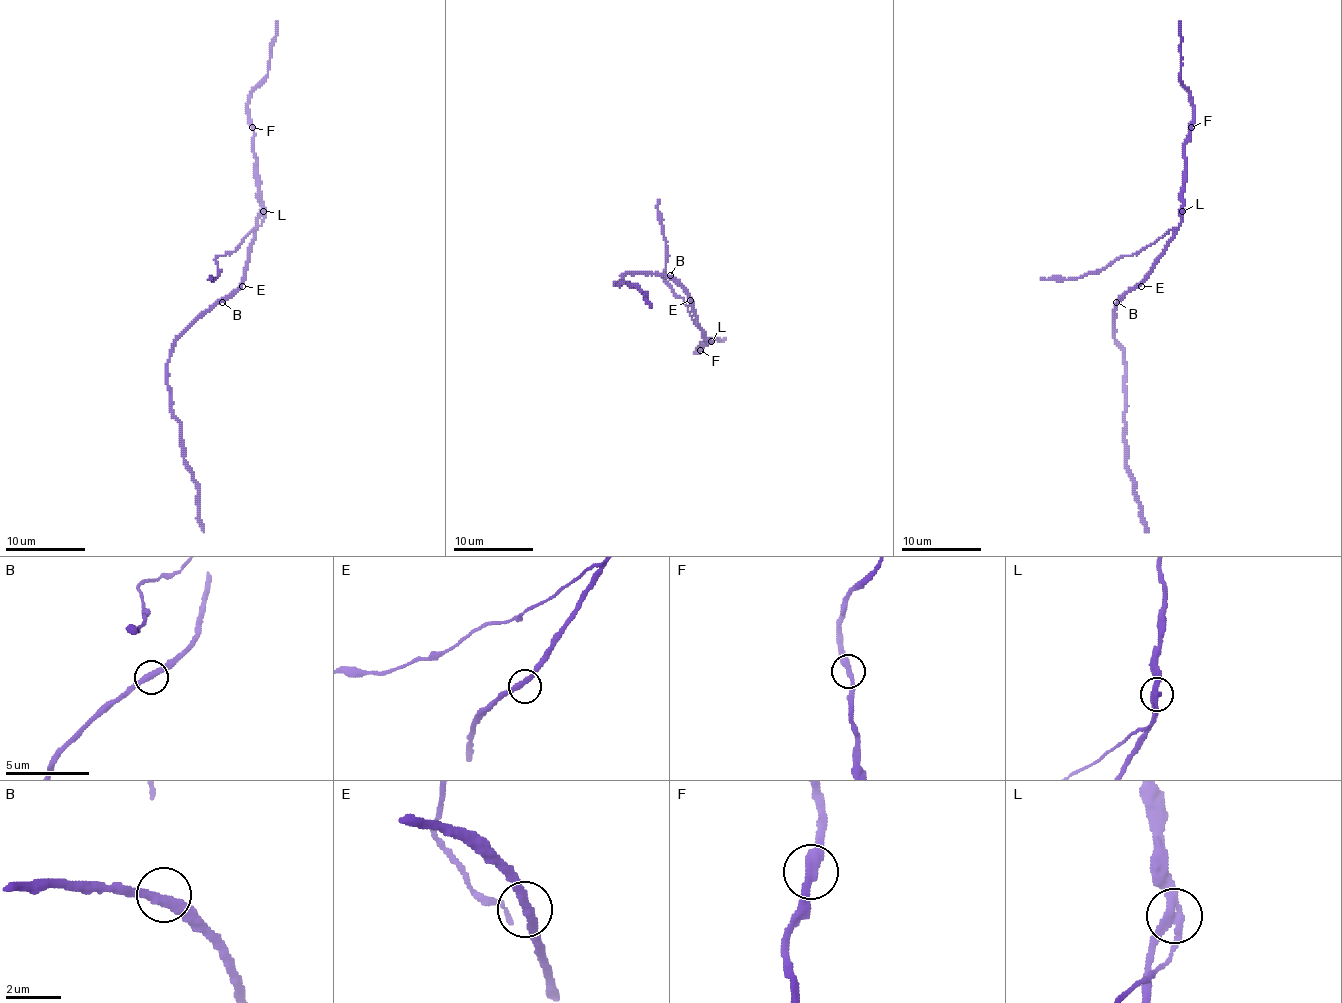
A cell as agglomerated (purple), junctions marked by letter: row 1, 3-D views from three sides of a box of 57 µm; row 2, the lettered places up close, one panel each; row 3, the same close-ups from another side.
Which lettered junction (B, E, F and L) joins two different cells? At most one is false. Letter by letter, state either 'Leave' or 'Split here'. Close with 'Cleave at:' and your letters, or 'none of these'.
B: Leave
E: Leave
F: Leave
L: Split here
Cleave at: L

